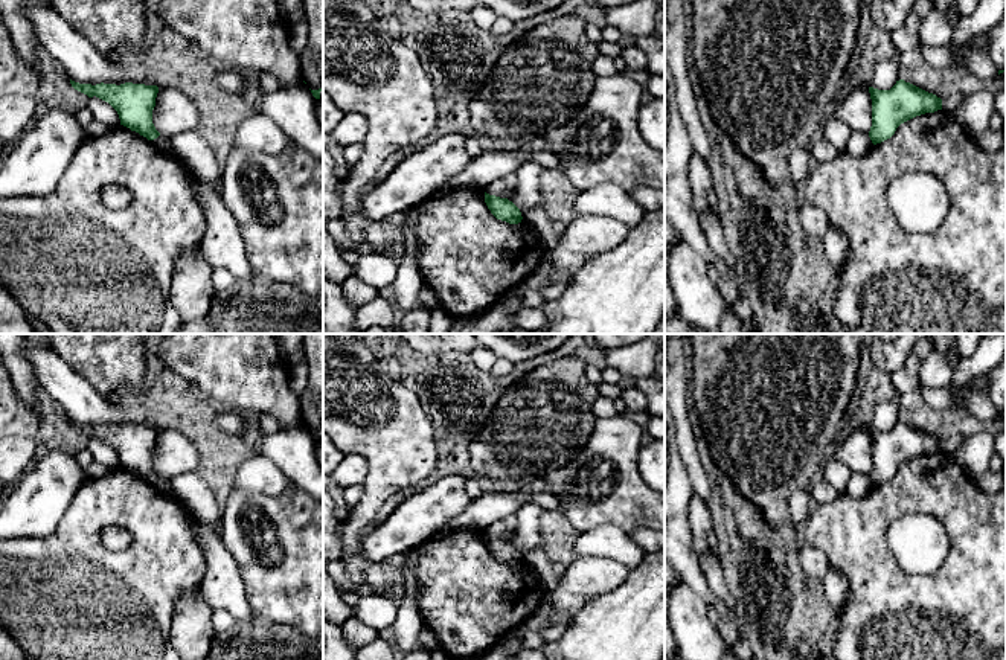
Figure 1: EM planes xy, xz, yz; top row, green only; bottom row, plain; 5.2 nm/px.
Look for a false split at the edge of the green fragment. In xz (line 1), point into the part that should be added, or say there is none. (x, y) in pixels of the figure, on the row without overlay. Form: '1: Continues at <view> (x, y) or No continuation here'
1: No continuation here

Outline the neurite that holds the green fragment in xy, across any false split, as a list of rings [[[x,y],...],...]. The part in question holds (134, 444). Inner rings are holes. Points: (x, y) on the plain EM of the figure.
[[[70,421],[75,431],[88,439],[99,439],[108,444],[119,456],[120,466],[139,474],[148,482],[160,477],[152,465],[152,451],[159,434],[157,427],[125,424],[116,425],[79,425]]]

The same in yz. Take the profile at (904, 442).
[[[904,421],[890,431],[869,428],[872,441],[872,468],[869,479],[873,486],[890,480],[896,469],[925,454],[942,451],[942,441]]]

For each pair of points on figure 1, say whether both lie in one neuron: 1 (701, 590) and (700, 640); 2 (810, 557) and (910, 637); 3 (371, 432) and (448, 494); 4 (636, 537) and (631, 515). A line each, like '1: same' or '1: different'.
1: different
2: different
3: different
4: different

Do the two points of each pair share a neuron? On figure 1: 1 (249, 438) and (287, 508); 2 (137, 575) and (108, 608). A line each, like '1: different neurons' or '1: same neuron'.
1: different neurons
2: same neuron

